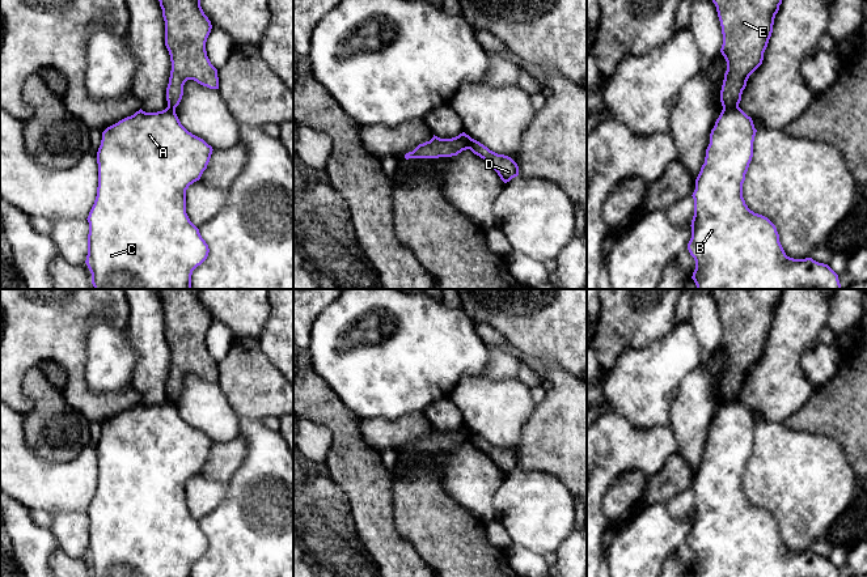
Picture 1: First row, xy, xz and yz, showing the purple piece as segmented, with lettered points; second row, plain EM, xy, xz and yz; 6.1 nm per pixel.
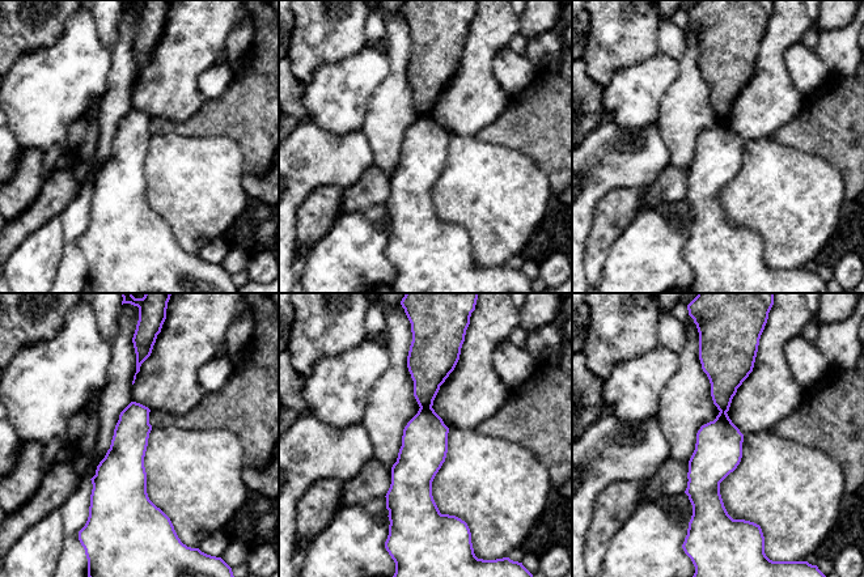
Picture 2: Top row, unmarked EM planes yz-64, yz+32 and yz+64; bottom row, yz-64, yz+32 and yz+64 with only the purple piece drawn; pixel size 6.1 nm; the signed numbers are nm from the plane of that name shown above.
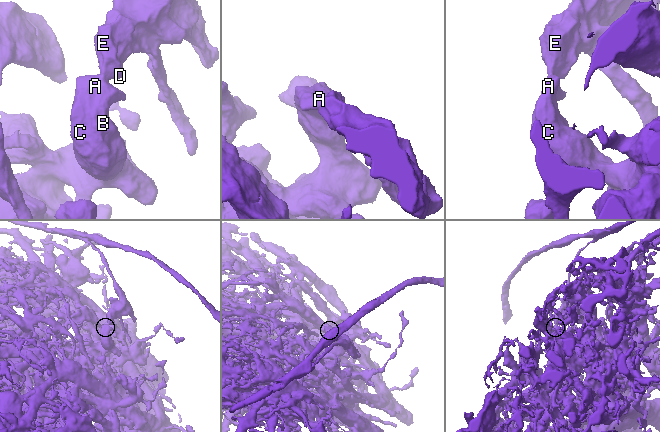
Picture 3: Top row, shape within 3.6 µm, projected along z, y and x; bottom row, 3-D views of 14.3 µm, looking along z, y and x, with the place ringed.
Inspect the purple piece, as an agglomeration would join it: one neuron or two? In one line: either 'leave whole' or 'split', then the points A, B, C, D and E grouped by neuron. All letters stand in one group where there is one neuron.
split; groups A B C / D E

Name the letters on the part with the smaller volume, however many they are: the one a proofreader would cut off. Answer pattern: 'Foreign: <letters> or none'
Foreign: D, E

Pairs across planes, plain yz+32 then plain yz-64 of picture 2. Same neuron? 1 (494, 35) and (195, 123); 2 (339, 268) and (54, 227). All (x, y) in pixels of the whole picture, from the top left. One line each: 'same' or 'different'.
1: different
2: same

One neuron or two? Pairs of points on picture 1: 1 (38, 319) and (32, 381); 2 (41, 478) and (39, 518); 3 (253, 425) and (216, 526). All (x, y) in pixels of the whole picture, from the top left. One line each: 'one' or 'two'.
1: two
2: two
3: one

